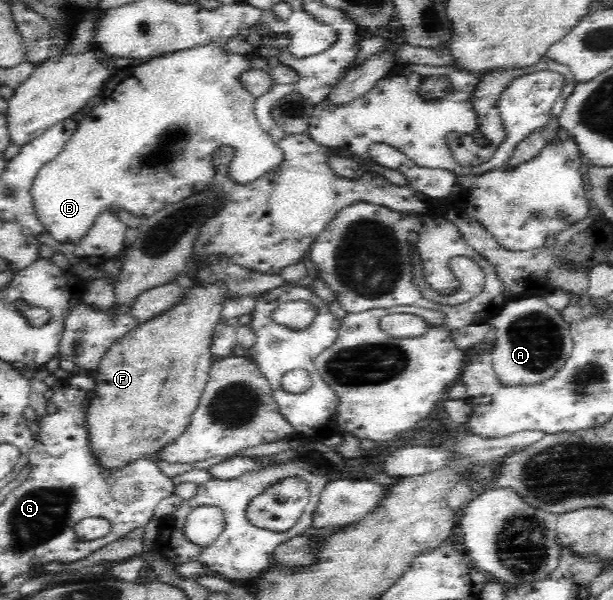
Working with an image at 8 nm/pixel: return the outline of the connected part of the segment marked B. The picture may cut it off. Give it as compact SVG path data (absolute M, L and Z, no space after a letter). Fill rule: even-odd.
M213 46L181 50L181 52L165 54L164 56L165 58L161 58L161 56L152 58L149 62L141 64L141 66L136 65L115 69L115 73L110 76L110 79L104 86L103 92L100 94L101 102L95 105L91 112L84 114L82 120L78 120L77 130L71 136L71 140L65 144L63 152L57 158L53 158L51 162L47 162L35 175L30 188L32 208L35 209L36 217L44 226L44 229L57 242L79 242L87 234L98 214L105 209L103 206L107 206L107 209L113 209L116 212L120 210L131 212L133 215L145 219L159 212L162 208L175 204L187 196L191 196L195 190L201 190L212 179L214 167L211 159L214 152L218 148L221 148L221 146L230 146L232 149L233 156L228 166L228 177L235 184L249 184L249 182L261 178L263 174L277 169L279 164L282 164L283 160L285 160L283 149L279 148L278 143L273 142L269 135L267 135L267 130L256 119L256 114L254 113L254 100L256 98L251 92L245 90L243 85L238 81L238 74L253 69L251 67L251 60L249 60L252 56L249 56L249 54L229 55L221 47Z

